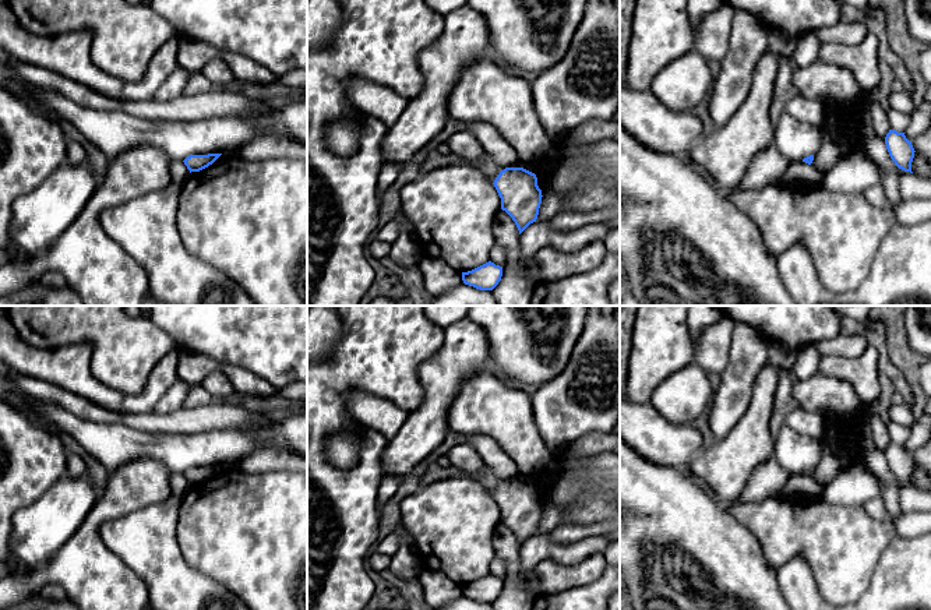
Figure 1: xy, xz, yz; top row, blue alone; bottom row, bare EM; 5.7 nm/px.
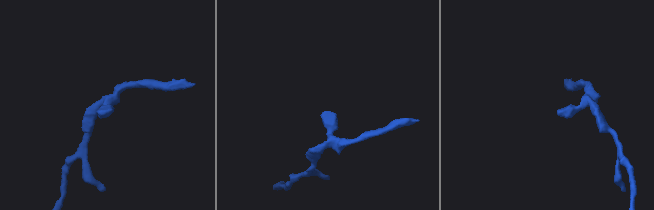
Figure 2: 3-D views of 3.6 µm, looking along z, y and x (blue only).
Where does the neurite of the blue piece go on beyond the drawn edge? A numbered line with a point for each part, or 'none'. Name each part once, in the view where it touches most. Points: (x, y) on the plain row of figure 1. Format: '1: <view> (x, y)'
none

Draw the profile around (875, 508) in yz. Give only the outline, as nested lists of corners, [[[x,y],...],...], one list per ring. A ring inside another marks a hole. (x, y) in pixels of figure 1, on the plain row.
[[[877,496],[872,500],[867,501],[863,505],[863,508],[871,518],[877,521],[889,521],[891,519],[882,496]]]

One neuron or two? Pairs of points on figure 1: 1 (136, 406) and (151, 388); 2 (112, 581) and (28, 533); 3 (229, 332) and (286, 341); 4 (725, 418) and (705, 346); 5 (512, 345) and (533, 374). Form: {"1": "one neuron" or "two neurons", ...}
{"1": "one neuron", "2": "two neurons", "3": "one neuron", "4": "two neurons", "5": "one neuron"}

